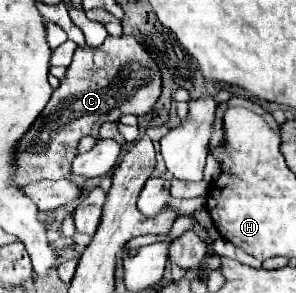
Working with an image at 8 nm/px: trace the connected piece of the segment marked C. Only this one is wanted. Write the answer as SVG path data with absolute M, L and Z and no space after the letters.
M108 36L98 48L78 48L62 84L52 92L44 112L24 134L16 152L16 184L62 180L78 154L78 142L90 134L98 138L100 126L124 114L144 116L152 110L162 90L162 74L146 48L134 36Z

